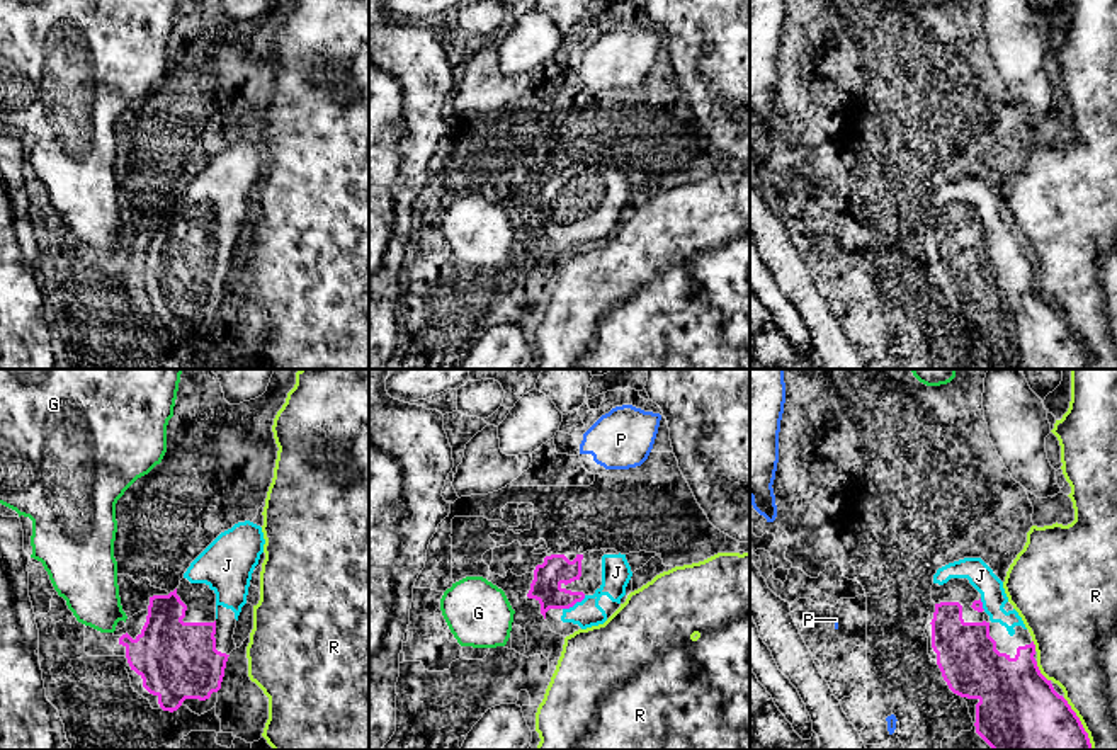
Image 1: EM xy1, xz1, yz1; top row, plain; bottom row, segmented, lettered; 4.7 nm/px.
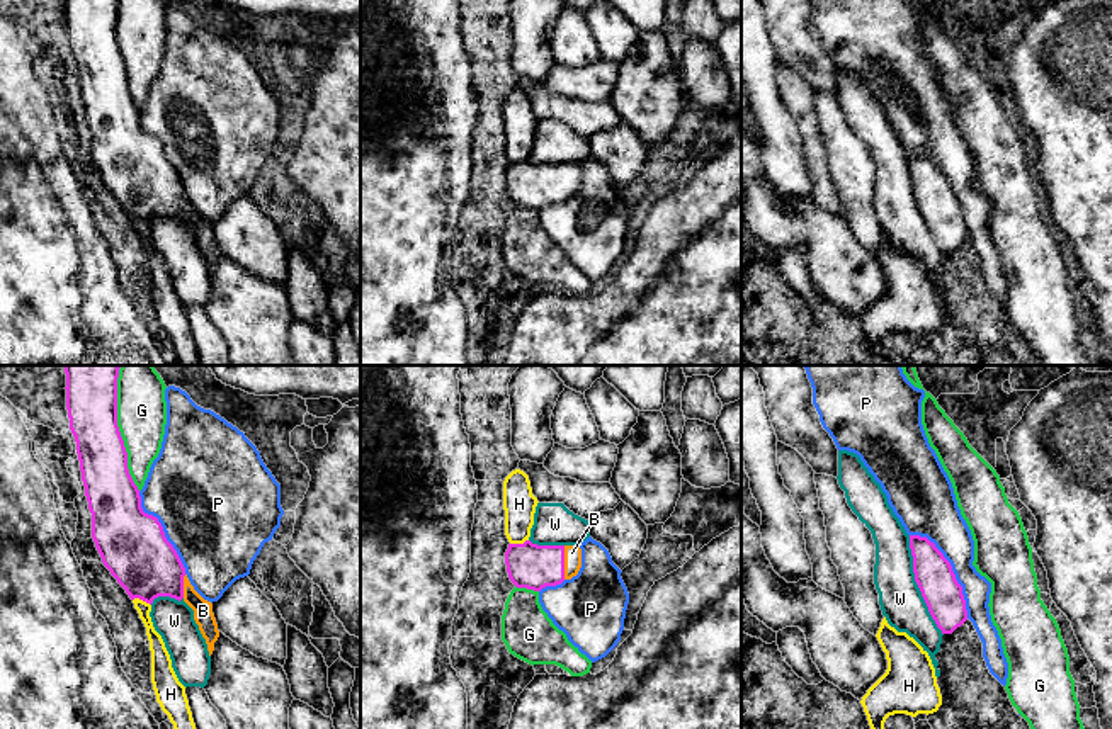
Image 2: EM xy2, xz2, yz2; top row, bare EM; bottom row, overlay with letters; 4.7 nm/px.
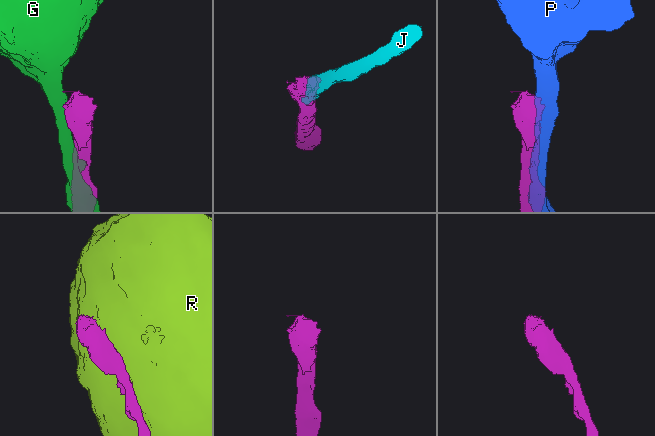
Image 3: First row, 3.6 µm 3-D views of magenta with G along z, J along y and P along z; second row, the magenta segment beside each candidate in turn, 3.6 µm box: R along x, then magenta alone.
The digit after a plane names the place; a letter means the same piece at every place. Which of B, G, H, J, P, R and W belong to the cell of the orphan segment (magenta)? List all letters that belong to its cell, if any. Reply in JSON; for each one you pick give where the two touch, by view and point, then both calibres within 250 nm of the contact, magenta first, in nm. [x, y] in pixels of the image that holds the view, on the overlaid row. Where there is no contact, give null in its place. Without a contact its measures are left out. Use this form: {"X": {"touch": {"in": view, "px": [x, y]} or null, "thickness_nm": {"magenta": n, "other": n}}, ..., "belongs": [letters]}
{"B": {"touch": {"in": "xz2", "px": [563, 563]}, "thickness_nm": {"magenta": 220, "other": 80}}, "J": {"touch": {"in": "xz1", "px": [573, 604]}, "thickness_nm": {"magenta": 140, "other": 140}}, "belongs": ["B", "J"]}

